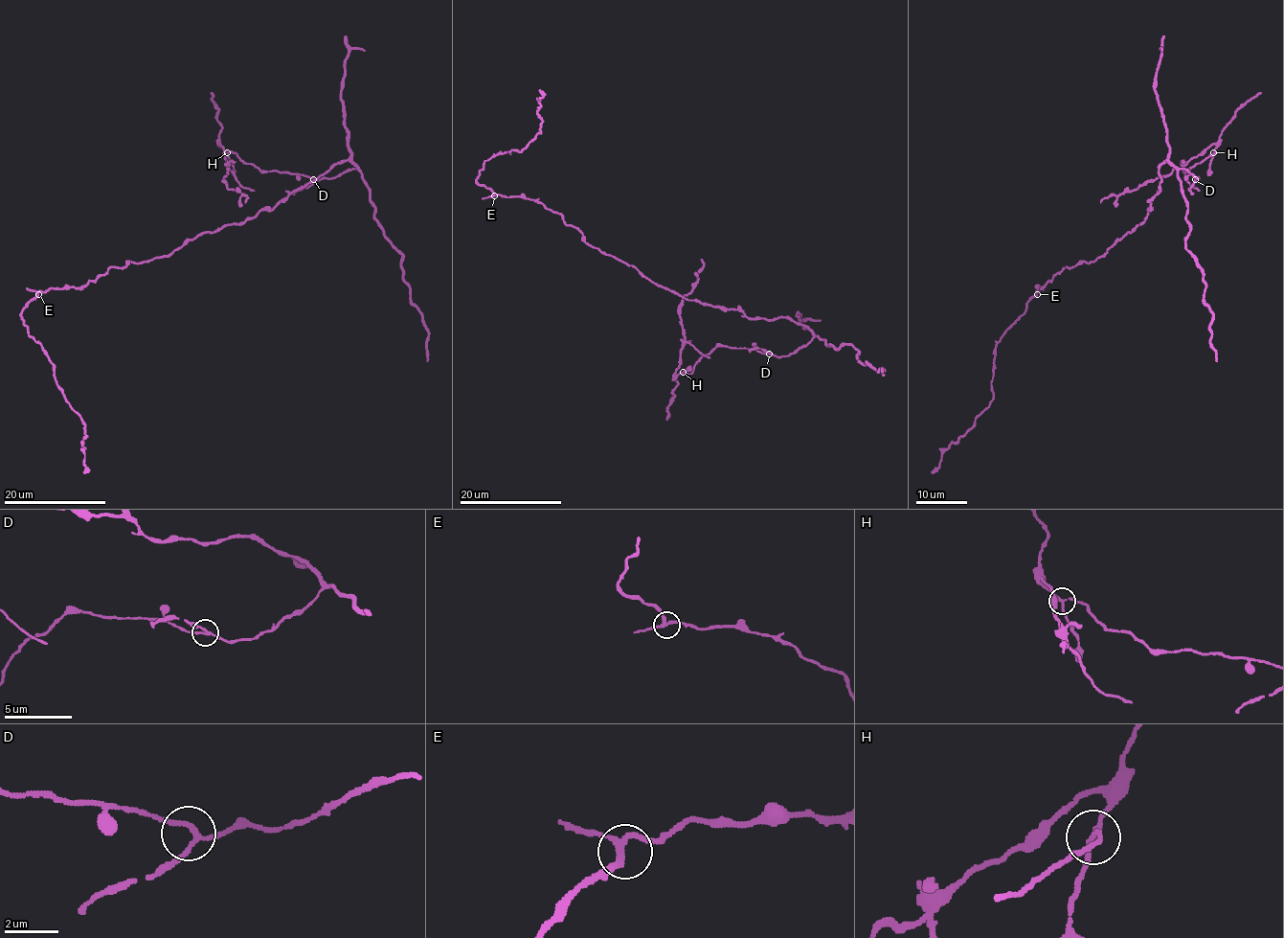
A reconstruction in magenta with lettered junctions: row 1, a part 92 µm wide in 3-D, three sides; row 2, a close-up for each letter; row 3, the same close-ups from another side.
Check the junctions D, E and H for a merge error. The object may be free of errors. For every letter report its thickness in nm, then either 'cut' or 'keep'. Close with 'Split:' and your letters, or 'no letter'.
D: calibre 160 nm; keep
E: calibre 200 nm; keep
H: calibre 200 nm; cut
Split: H

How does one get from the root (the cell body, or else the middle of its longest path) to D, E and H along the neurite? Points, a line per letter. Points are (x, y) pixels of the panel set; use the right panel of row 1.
D: (1137, 225), (1145, 220), (1150, 202), (1160, 192), (1160, 167), (1165, 160), (1199, 178), (1195, 179)
E: (1137, 225), (1094, 261), (1064, 267), (1038, 287), (1037, 294)
H: (1137, 225), (1145, 220), (1150, 202), (1160, 192), (1160, 167), (1165, 160), (1197, 179), (1187, 171), (1214, 152)

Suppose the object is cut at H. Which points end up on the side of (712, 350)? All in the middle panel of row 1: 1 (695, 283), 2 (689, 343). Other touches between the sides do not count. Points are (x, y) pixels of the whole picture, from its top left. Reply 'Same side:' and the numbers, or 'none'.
Same side: none

